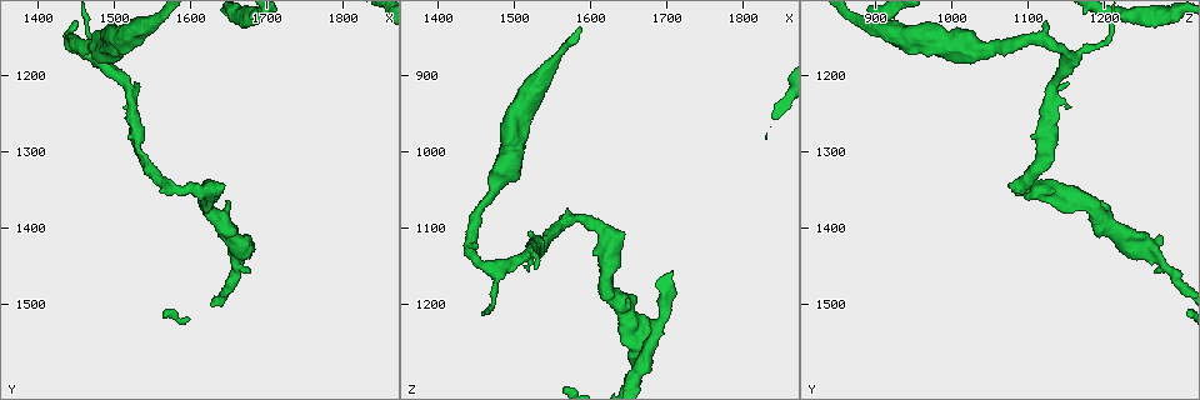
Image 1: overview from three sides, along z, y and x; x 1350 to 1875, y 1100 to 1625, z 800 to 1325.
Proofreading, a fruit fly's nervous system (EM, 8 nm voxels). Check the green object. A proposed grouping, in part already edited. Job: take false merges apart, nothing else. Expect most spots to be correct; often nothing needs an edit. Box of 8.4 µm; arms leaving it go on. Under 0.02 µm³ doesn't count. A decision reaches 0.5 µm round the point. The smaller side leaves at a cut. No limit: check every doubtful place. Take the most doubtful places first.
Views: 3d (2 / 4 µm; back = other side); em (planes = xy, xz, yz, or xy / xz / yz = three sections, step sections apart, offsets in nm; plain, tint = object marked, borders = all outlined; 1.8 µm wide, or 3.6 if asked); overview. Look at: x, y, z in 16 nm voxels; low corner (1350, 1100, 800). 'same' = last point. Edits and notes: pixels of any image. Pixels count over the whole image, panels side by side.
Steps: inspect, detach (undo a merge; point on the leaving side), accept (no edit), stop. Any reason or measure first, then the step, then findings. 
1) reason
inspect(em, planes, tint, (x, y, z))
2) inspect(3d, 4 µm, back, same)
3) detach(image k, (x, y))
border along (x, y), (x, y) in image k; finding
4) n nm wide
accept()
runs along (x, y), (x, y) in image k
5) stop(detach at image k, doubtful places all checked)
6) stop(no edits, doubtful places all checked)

sudden change in width
inspect(3d, 4 µm, (1670, 1430, 1265))

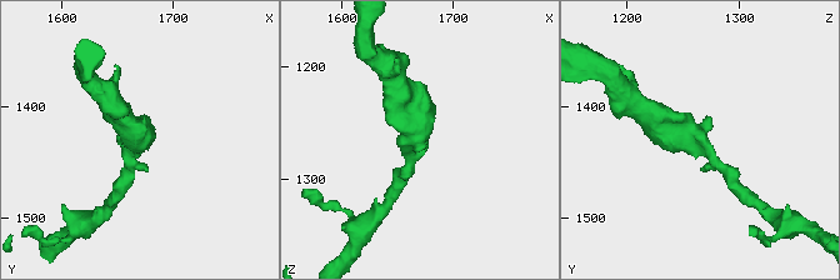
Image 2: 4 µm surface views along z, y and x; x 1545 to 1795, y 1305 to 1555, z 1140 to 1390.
inspect(em, planes, tint, (1668, 1432, 1264))

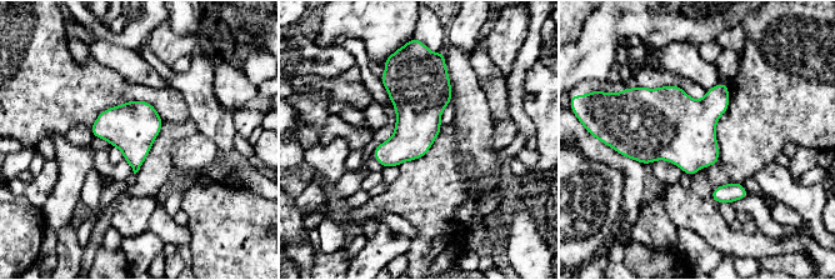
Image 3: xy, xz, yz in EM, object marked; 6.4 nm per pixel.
accept()
all the same neuron

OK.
calibre changes
inspect(em, planes, tint, (1615, 1350, 1100))

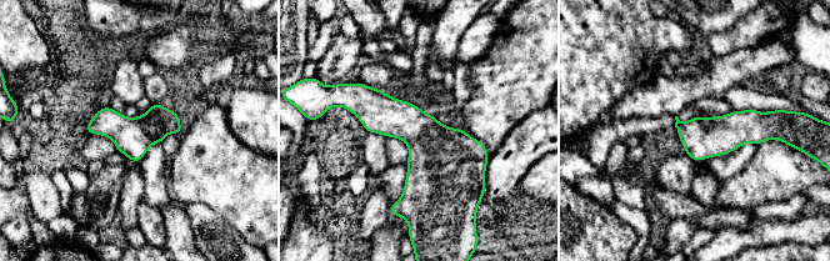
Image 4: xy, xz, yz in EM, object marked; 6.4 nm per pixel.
240 nm wide
accept()
one neuron here

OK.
sharp bend
inspect(em, planes, borders, (1445, 1165, 1130))

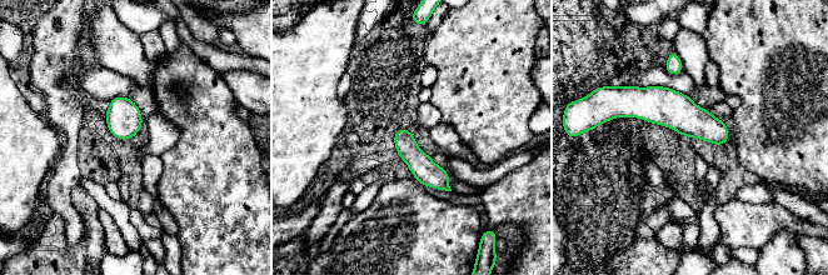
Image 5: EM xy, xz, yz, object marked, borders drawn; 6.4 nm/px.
140 nm wide
accept()
all the same neuron

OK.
stop(no edits, doubtful places all checked)

